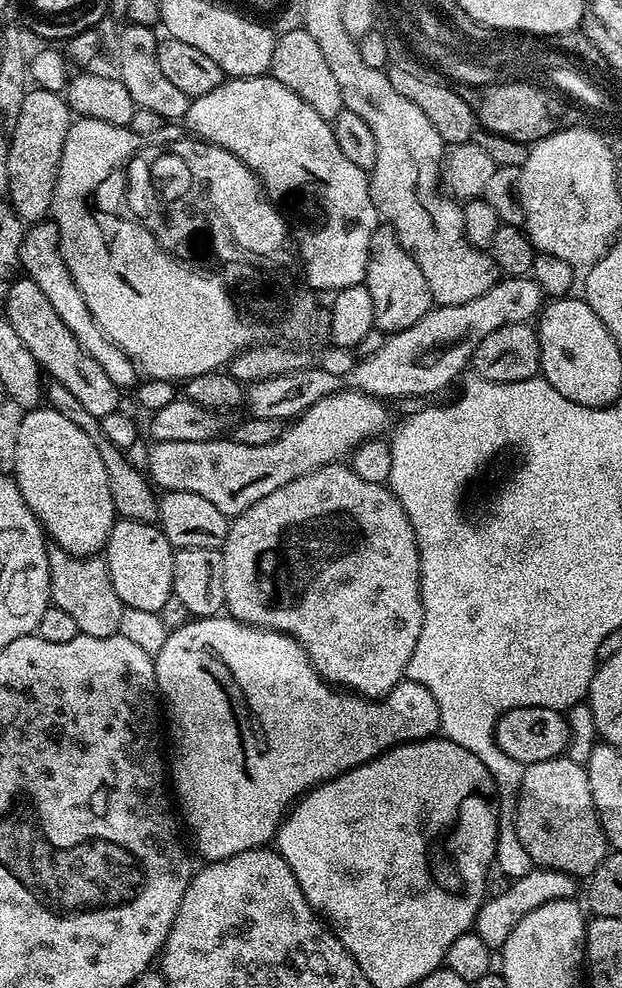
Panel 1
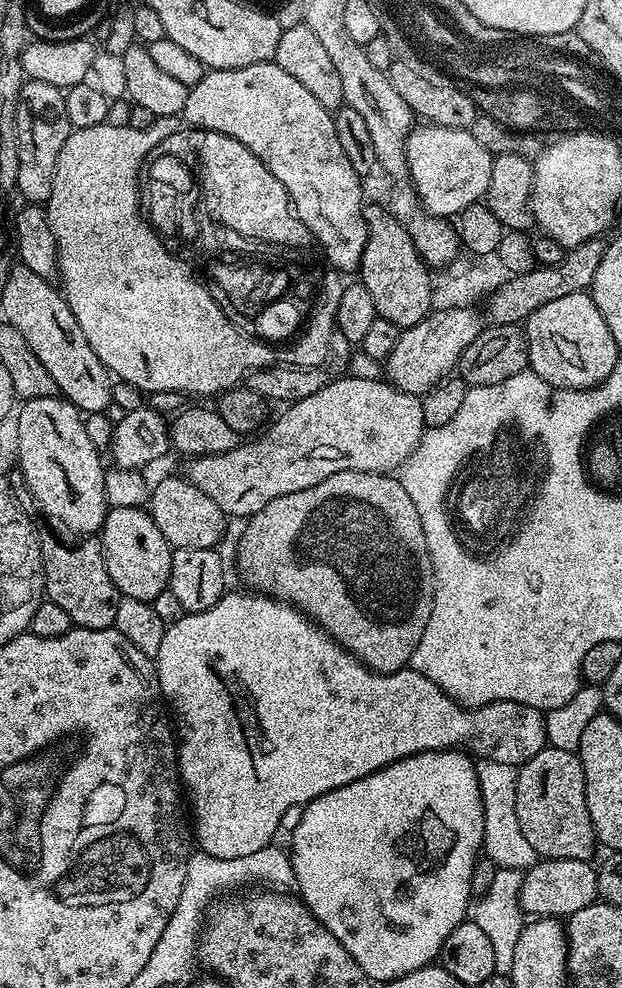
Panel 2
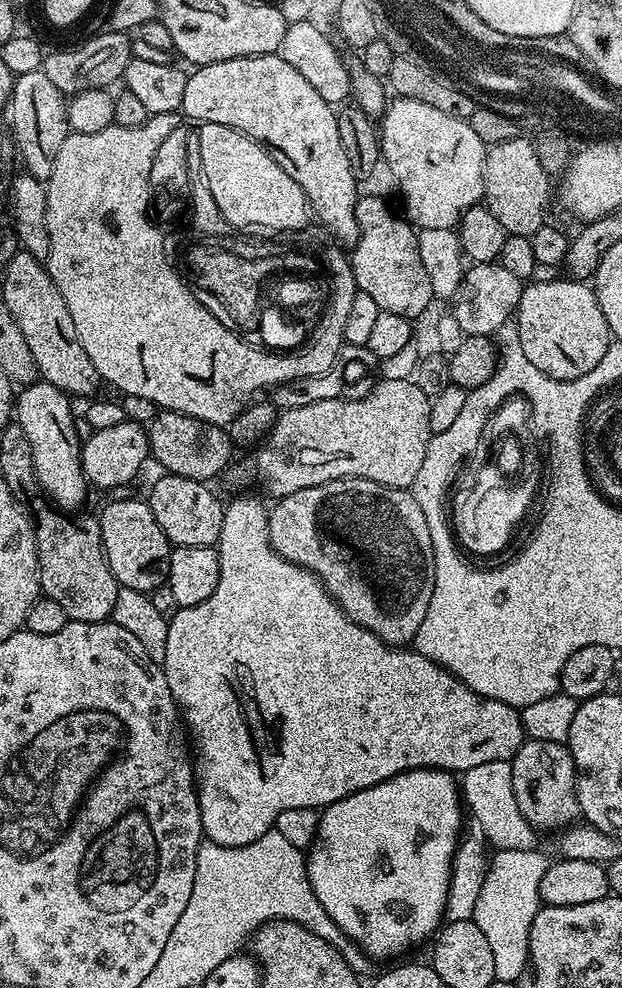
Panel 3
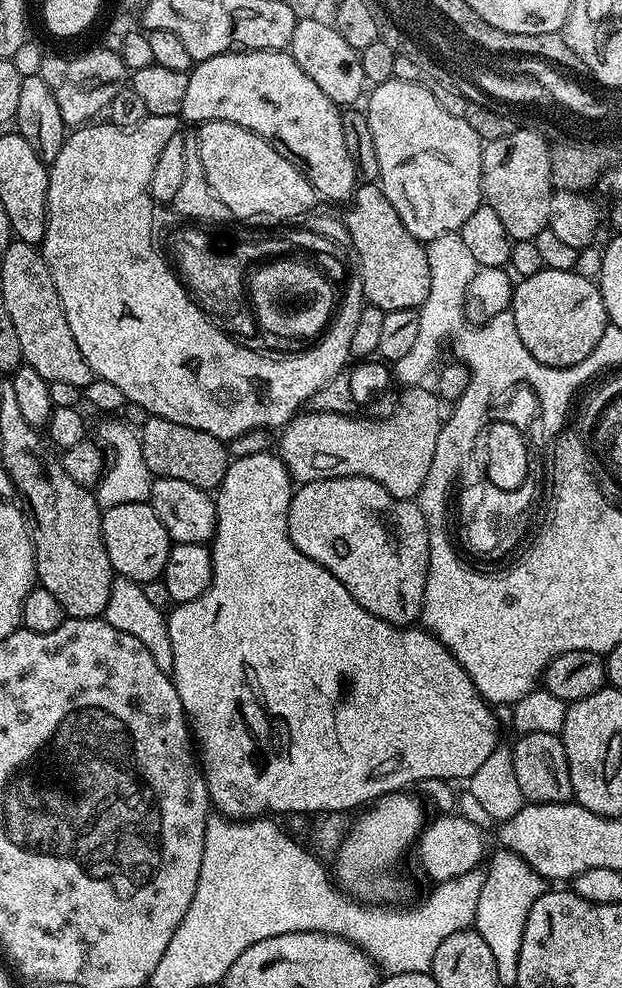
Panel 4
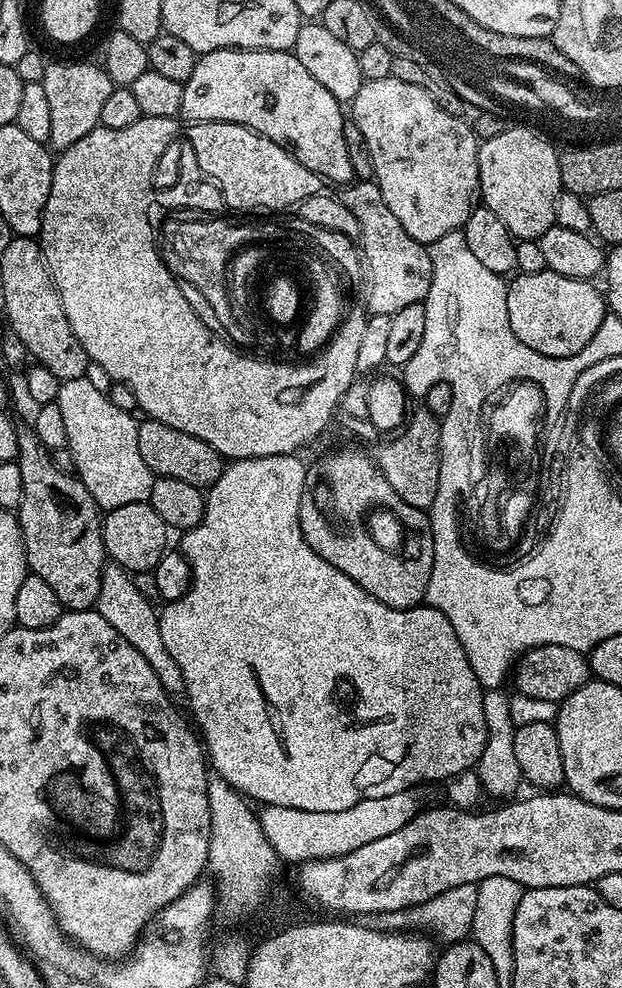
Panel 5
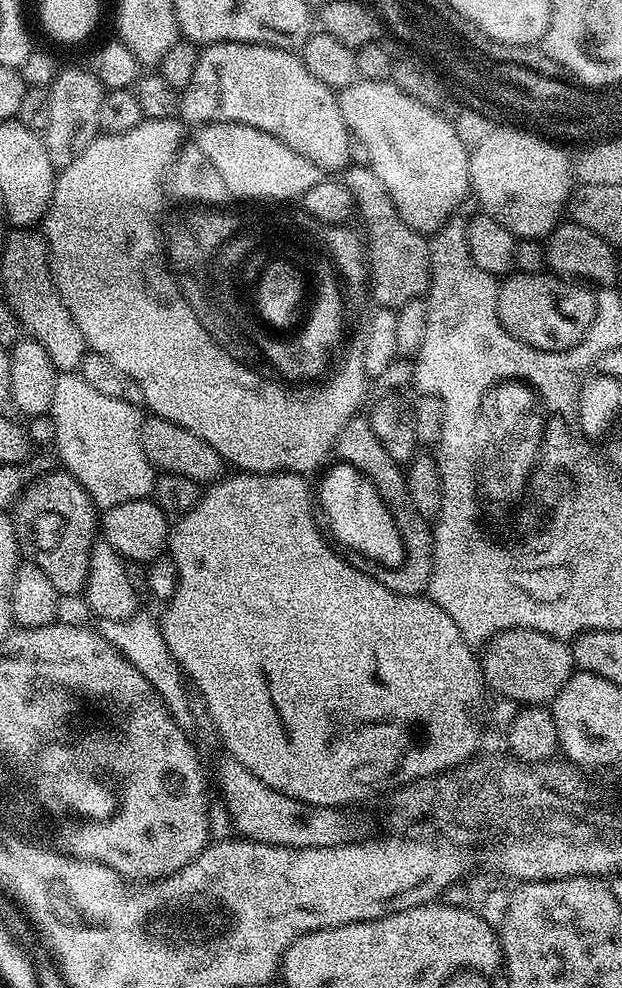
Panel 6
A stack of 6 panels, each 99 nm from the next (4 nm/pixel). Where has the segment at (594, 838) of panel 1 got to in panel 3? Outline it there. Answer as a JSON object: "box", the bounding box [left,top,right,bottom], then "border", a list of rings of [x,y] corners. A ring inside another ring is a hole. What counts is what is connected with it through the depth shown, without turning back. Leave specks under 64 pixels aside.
{"box":[510,739,580,830],"border":[[[525,739],[524,744],[510,761],[512,777],[514,778],[514,798],[518,798],[518,810],[522,810],[522,818],[530,822],[537,830],[556,828],[563,830],[577,823],[580,807],[576,797],[576,767],[567,747],[558,741],[538,741]]]}

